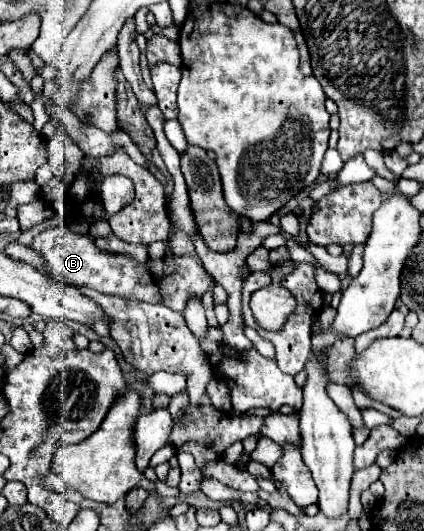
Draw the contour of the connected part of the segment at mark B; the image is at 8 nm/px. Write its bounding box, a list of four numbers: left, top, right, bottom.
[31,226,211,312]

